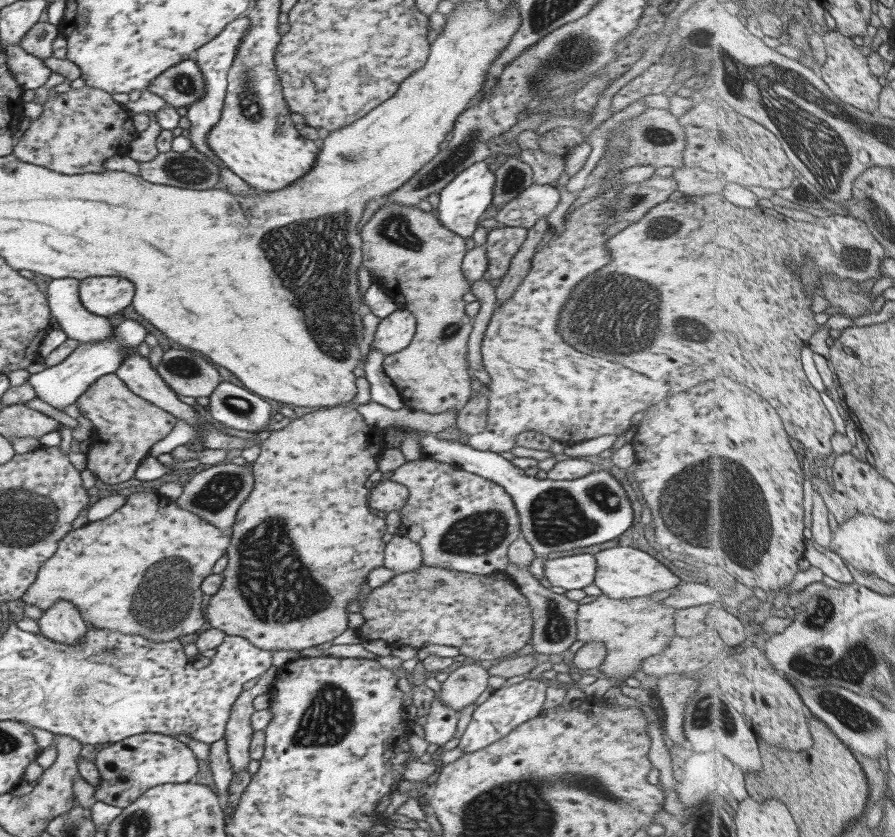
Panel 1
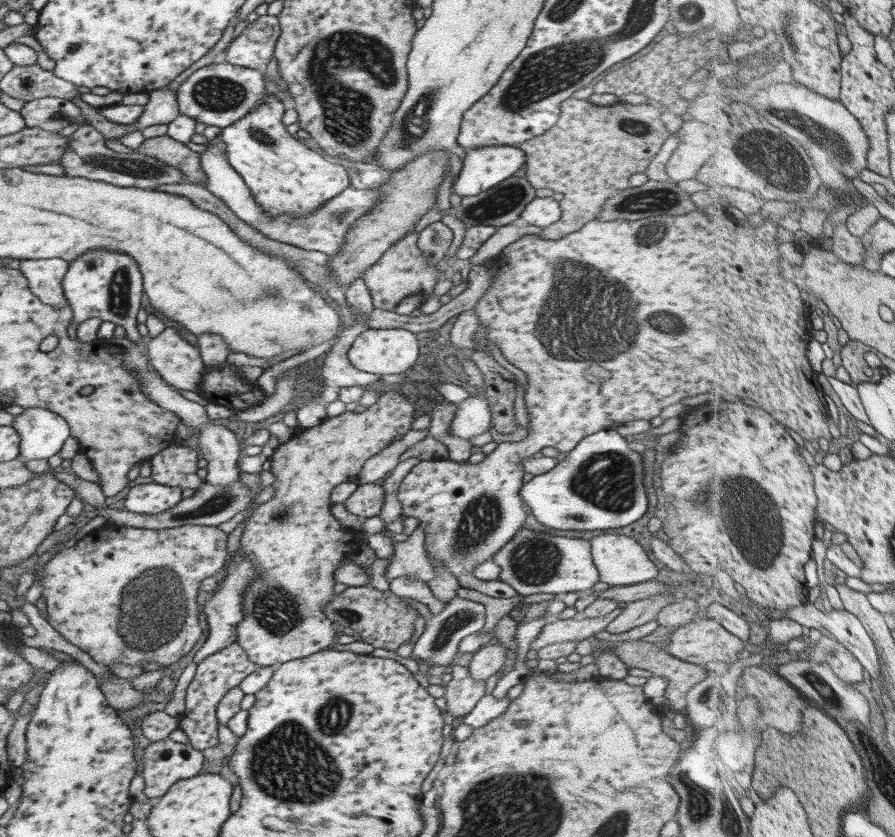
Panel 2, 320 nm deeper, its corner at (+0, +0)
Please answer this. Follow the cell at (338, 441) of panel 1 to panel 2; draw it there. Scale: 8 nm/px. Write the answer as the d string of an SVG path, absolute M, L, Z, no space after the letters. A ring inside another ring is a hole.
M388 391L377 399L375 404L371 404L363 412L354 414L353 412L345 412L335 417L325 417L319 424L298 430L293 434L288 441L280 445L271 446L272 451L268 454L268 460L271 467L269 471L274 476L274 481L271 486L275 487L275 495L271 497L269 501L260 504L249 516L243 527L242 535L239 541L239 552L243 554L246 559L249 559L254 564L256 570L256 578L244 588L242 592L242 611L244 614L243 620L236 625L235 634L237 635L236 643L246 652L248 659L255 665L260 666L278 666L289 660L301 659L313 654L314 652L322 651L326 649L331 642L333 642L333 633L335 632L336 625L331 622L322 611L322 606L332 599L332 588L335 584L334 578L332 577L333 571L335 570L336 564L347 558L351 554L355 554L359 549L361 540L359 539L360 534L355 529L348 529L339 524L338 520L330 513L331 502L329 502L329 492L331 489L340 482L347 482L355 480L355 476L361 470L363 463L368 458L371 458L374 454L377 454L380 450L387 448L390 445L391 440L395 436L405 435L410 429L411 422L413 421L413 414L415 408L413 404L399 392Z

